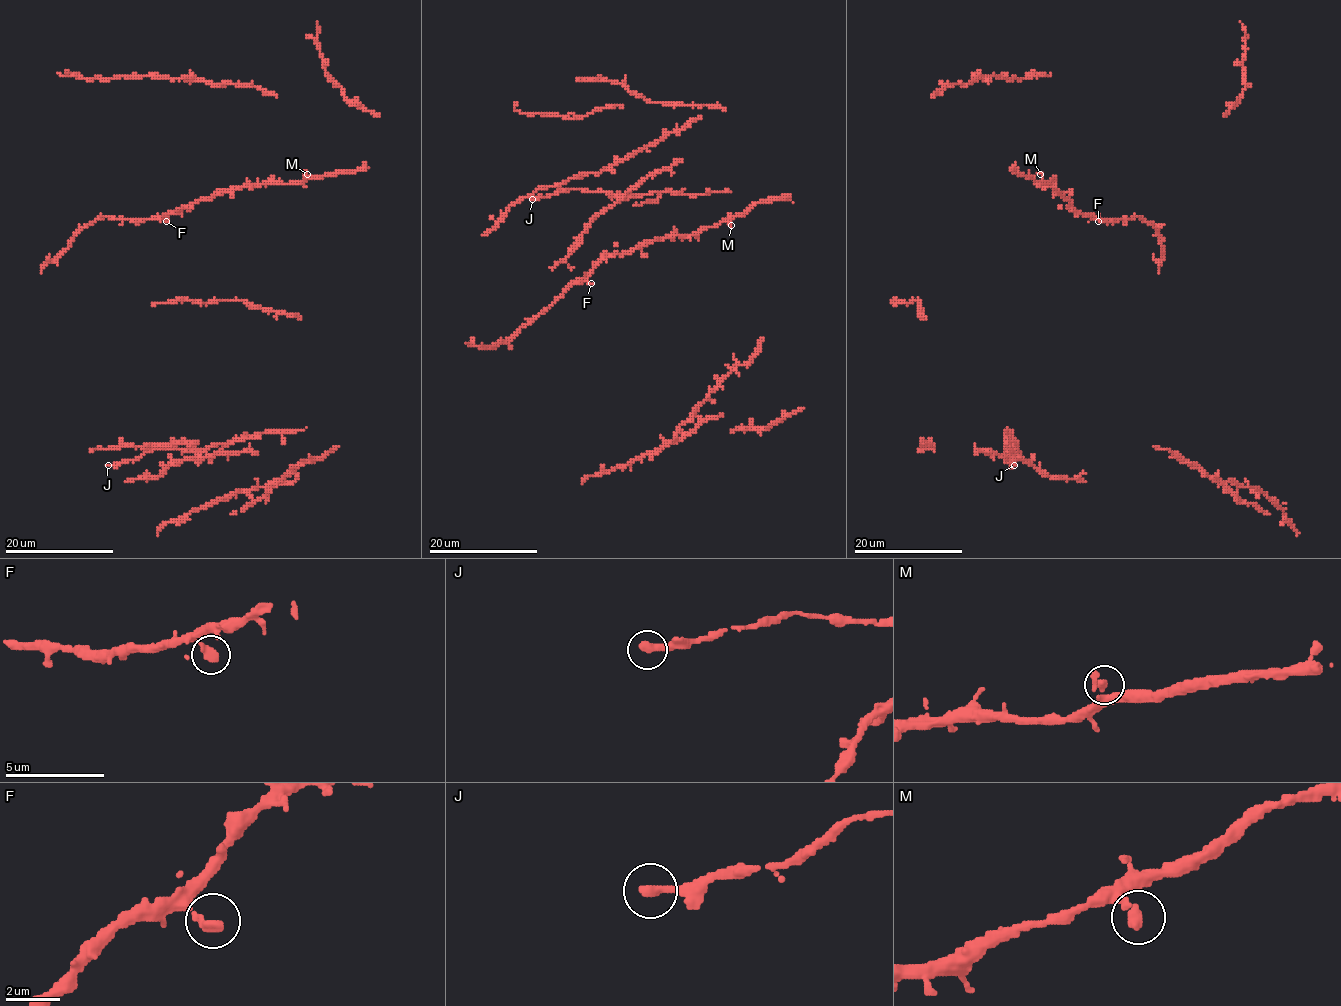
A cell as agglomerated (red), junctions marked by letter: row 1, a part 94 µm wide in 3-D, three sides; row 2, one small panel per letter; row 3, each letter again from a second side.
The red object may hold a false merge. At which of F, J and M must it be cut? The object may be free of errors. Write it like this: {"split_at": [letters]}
{"split_at": []}

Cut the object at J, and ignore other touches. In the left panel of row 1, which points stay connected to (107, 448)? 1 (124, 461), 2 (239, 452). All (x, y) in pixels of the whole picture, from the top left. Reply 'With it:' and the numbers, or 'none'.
With it: 2

